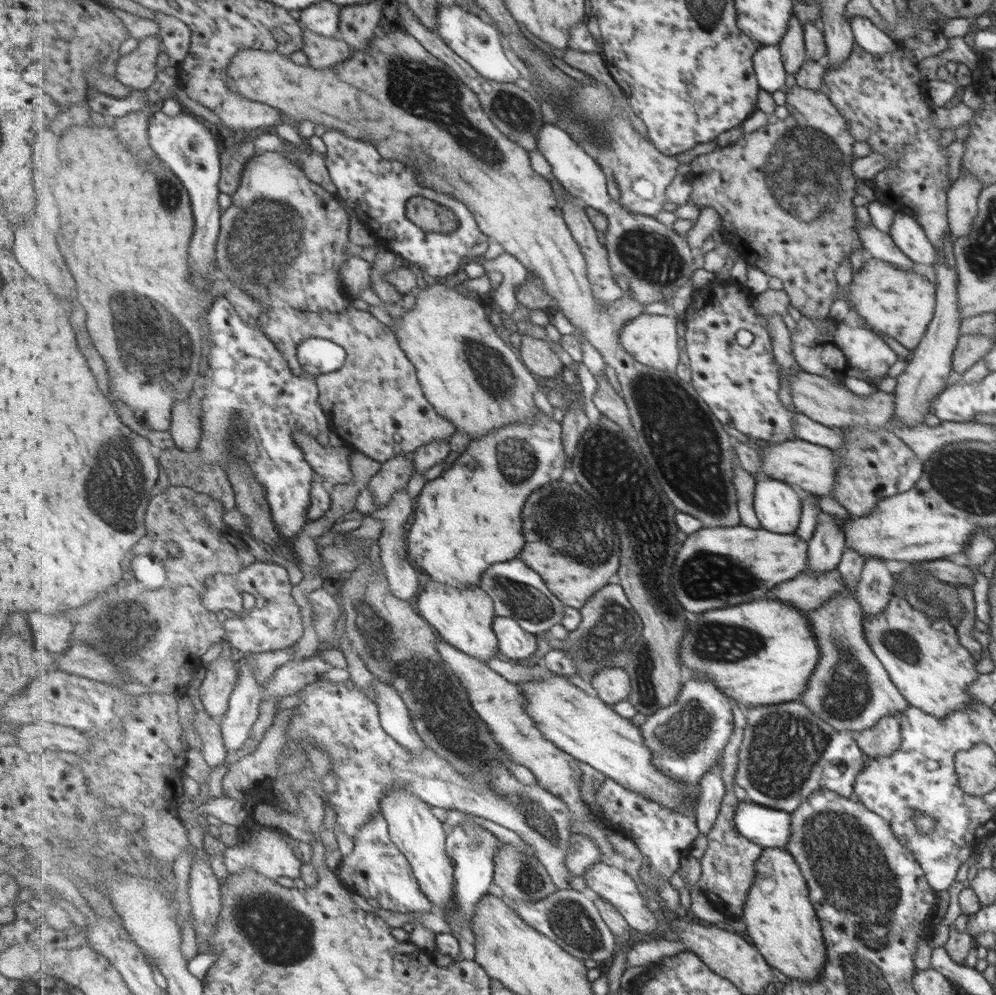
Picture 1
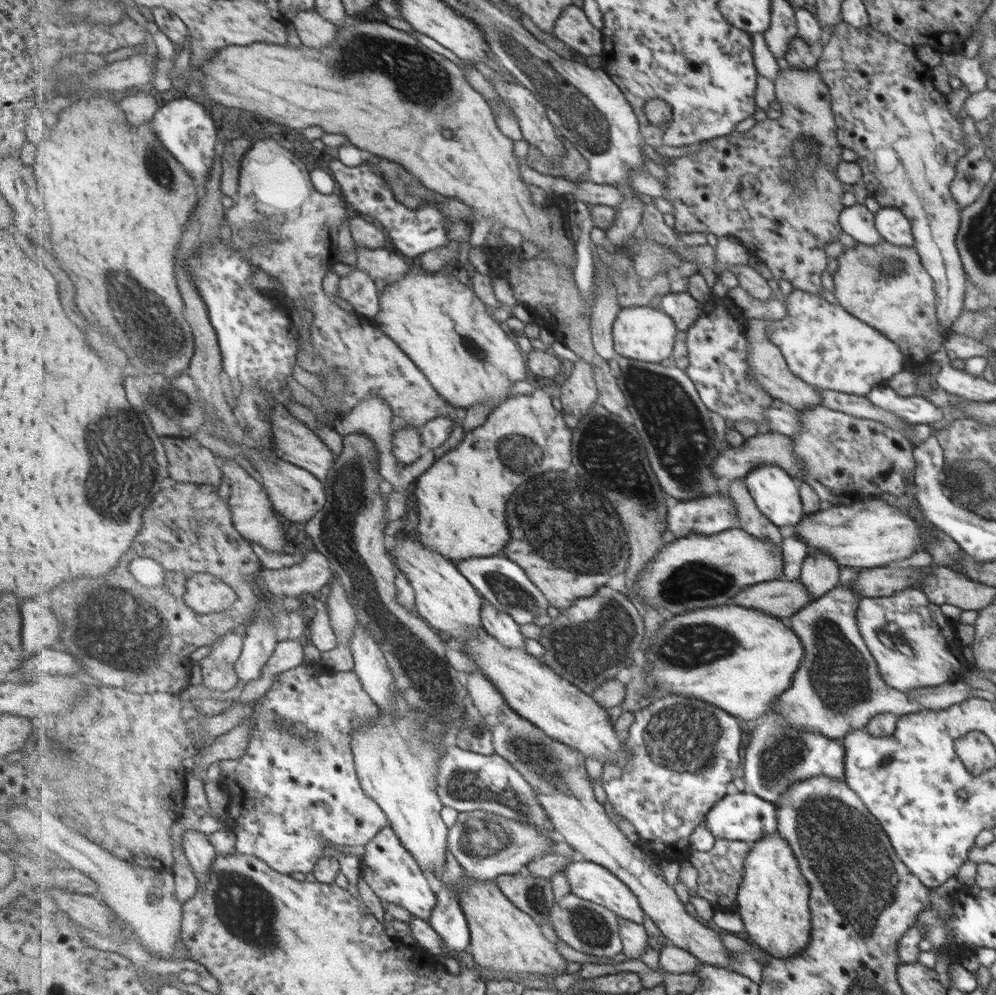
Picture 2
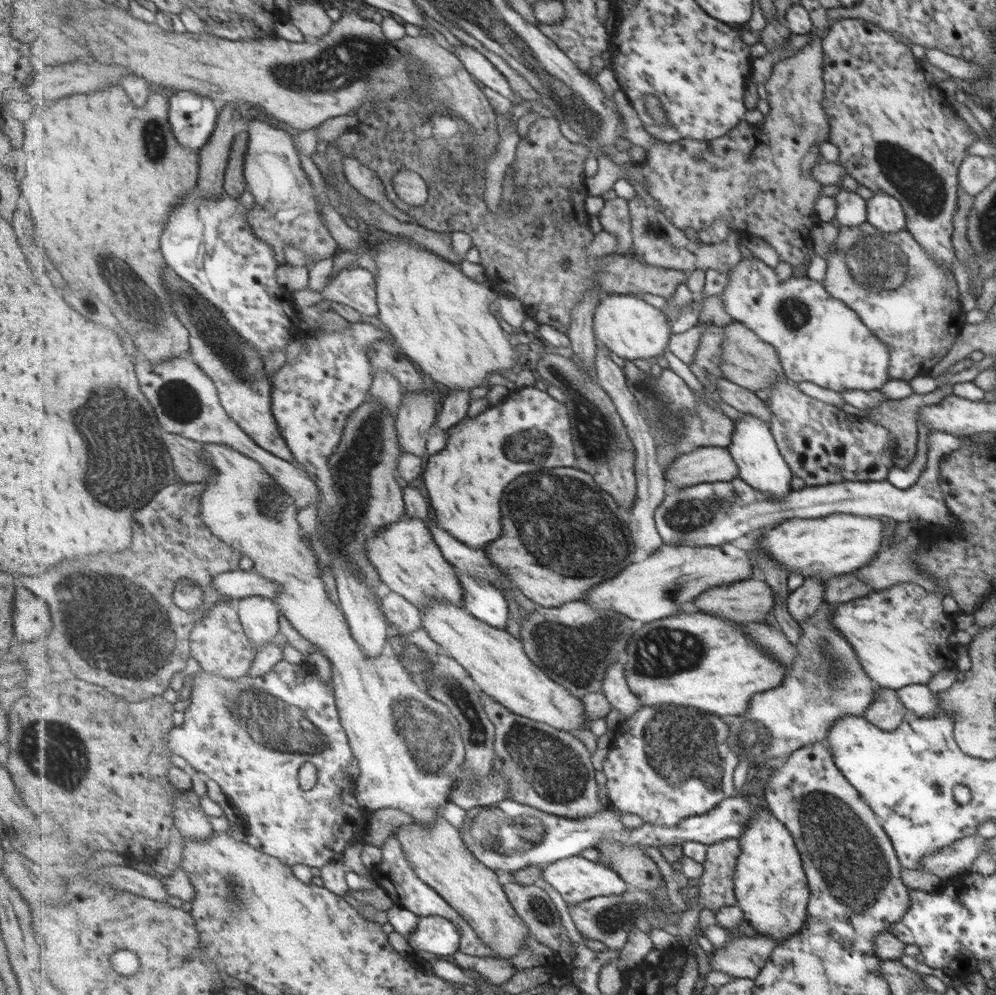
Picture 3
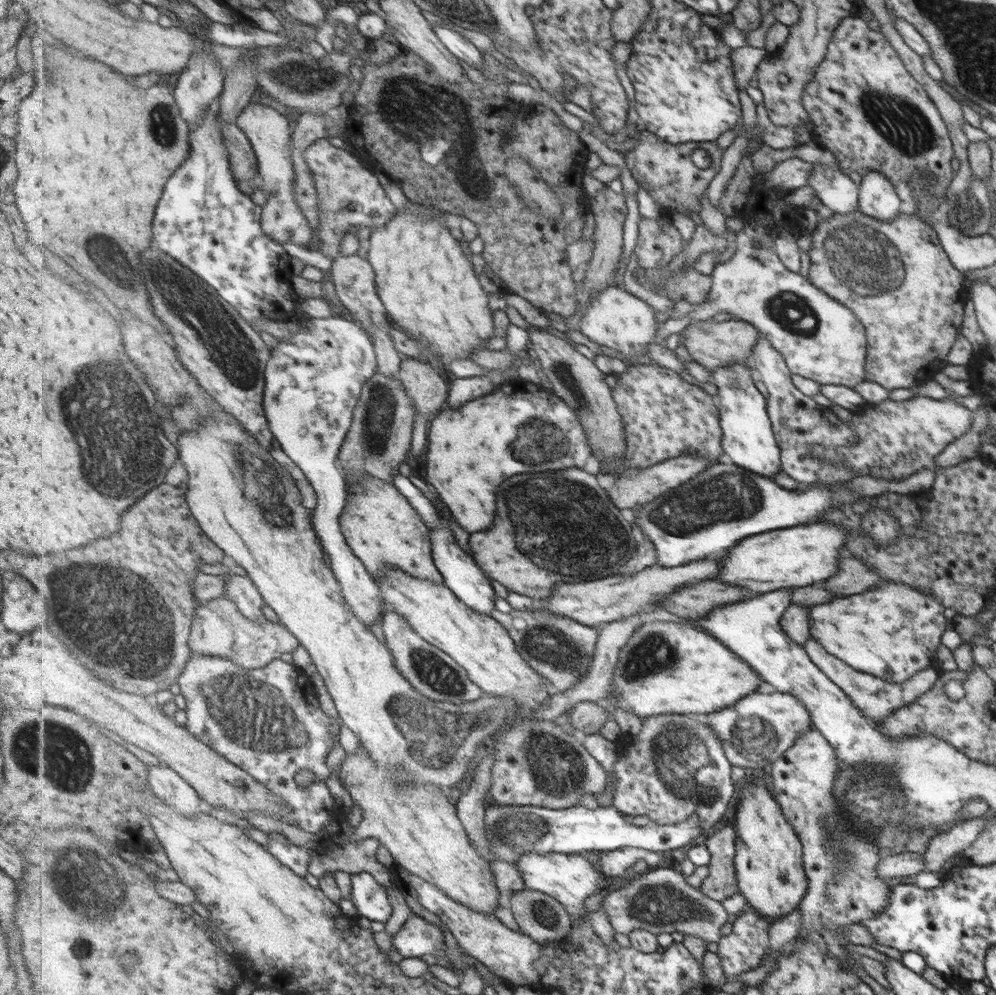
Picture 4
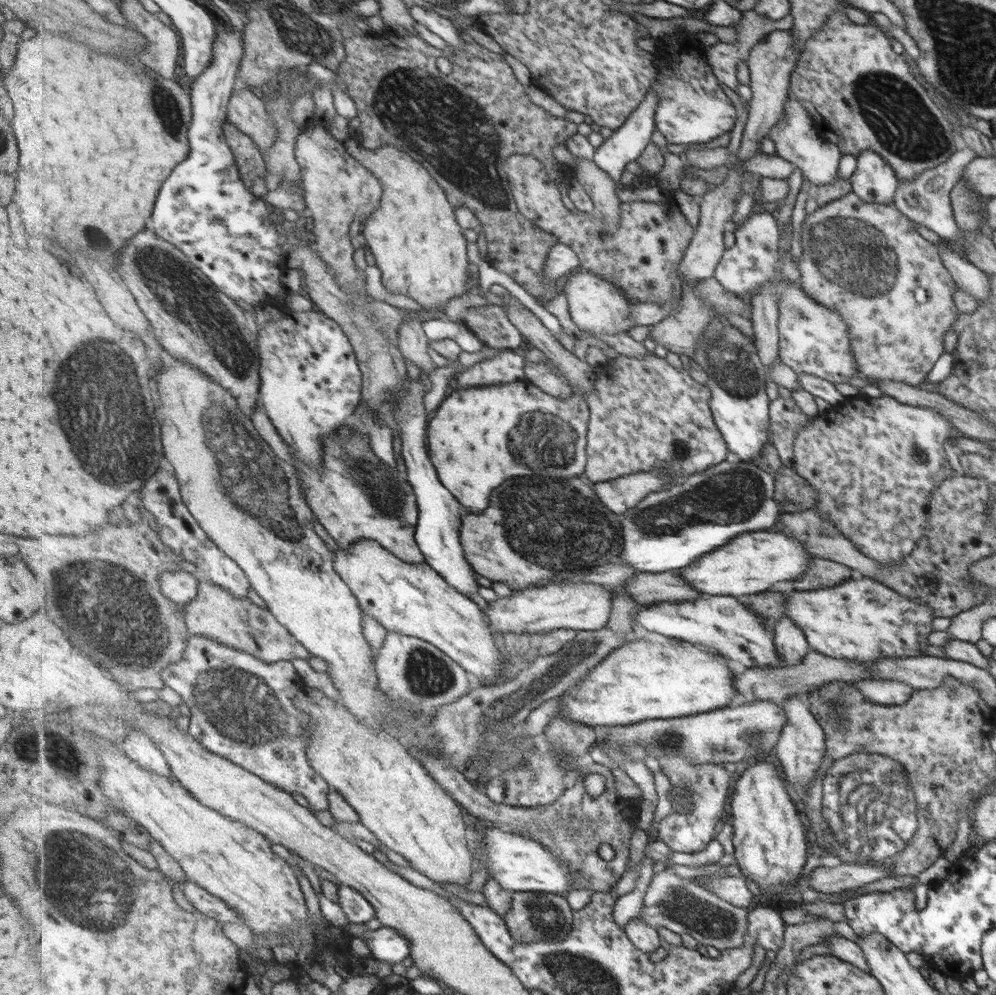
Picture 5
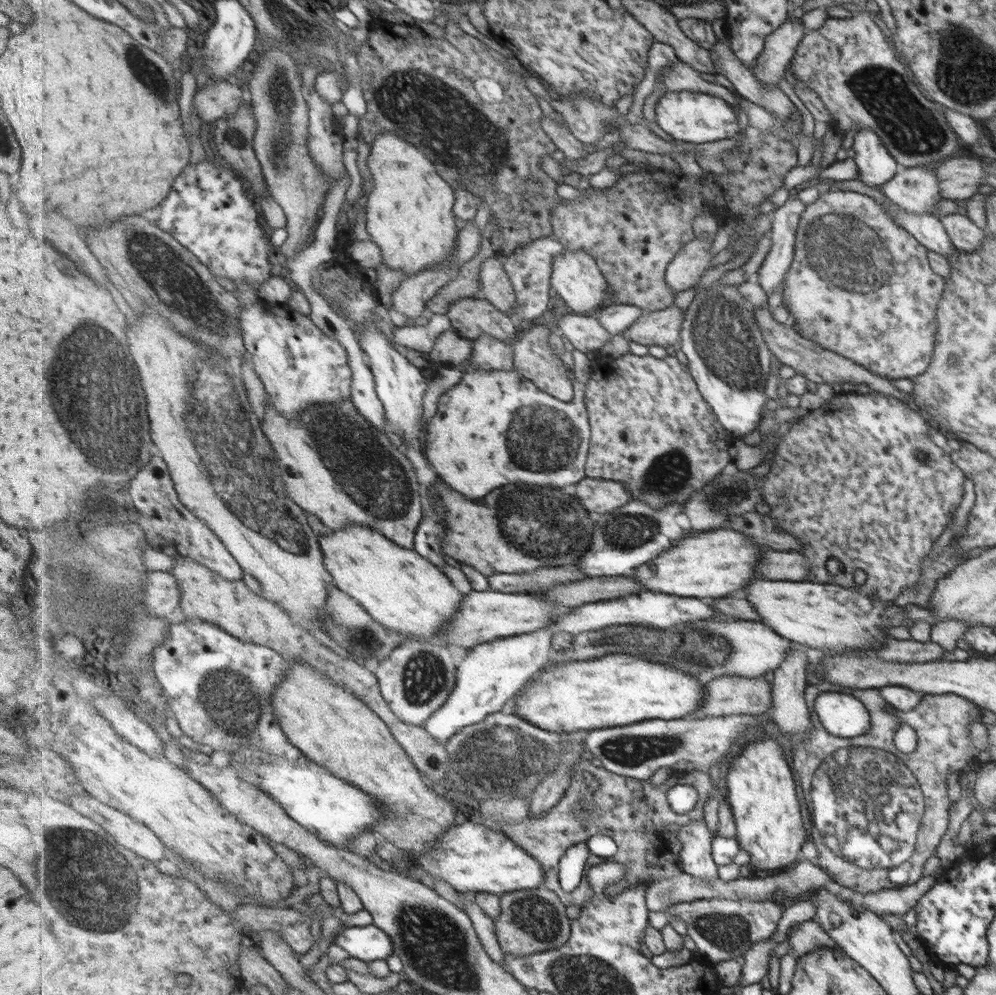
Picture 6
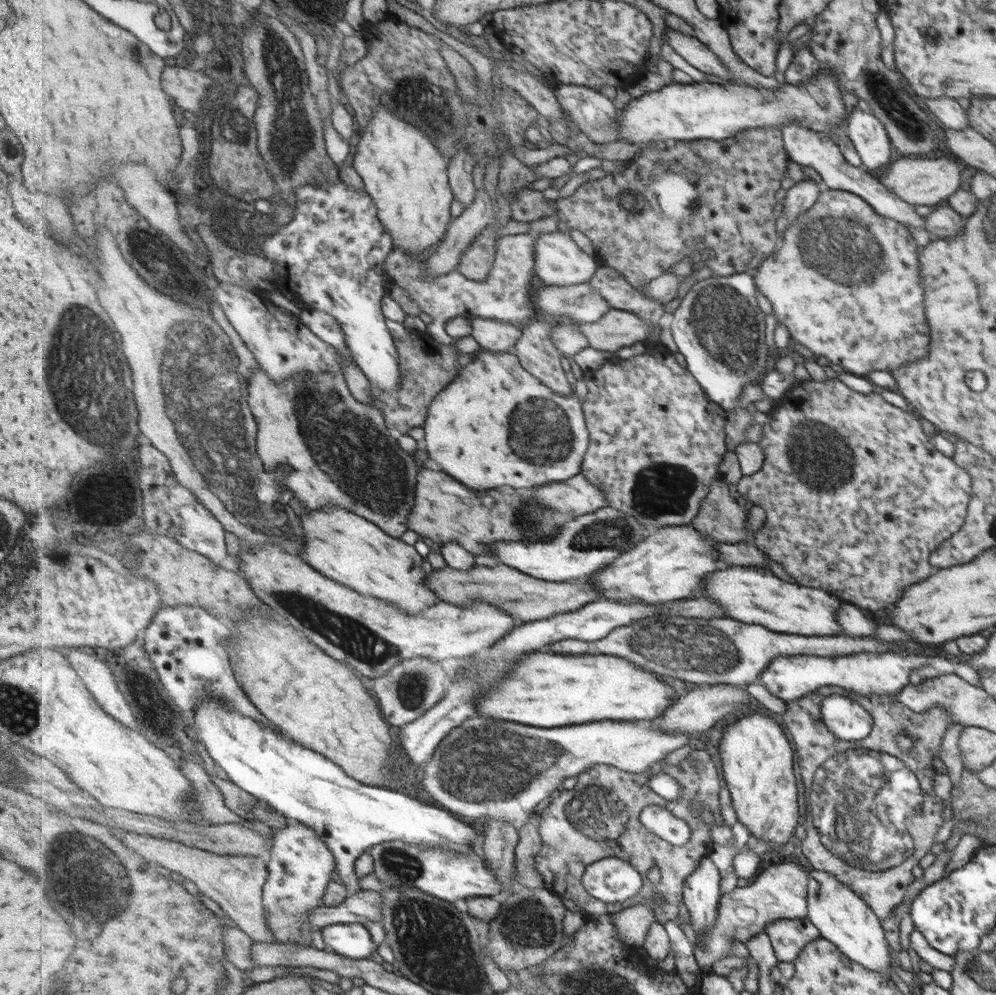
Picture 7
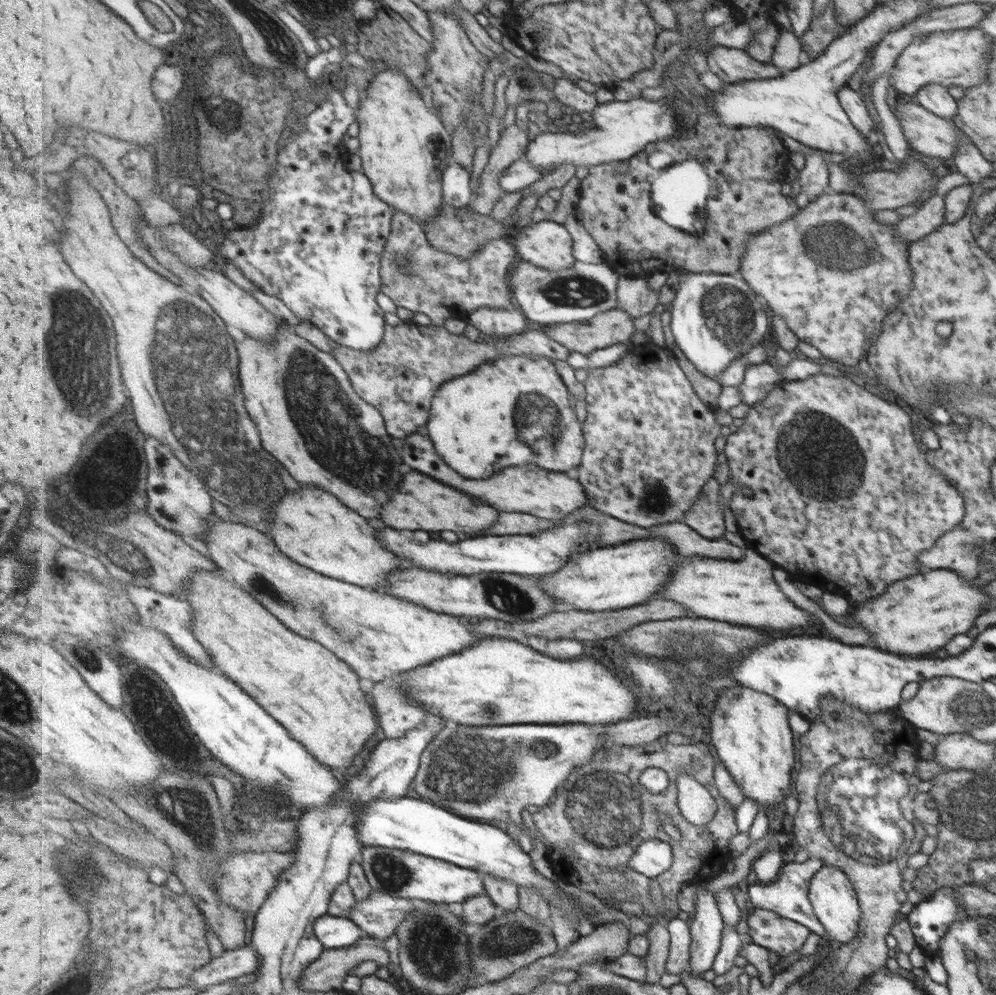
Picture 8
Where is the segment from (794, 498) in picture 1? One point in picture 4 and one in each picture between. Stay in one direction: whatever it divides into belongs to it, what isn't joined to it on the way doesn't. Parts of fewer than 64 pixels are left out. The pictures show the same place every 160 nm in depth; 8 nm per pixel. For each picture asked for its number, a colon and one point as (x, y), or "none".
2: (774, 492)
3: (753, 449)
4: (748, 439)

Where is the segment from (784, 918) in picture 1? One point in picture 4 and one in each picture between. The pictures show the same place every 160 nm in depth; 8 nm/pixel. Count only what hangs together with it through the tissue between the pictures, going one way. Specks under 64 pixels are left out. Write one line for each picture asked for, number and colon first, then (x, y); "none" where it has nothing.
2: (771, 899)
3: (768, 883)
4: (767, 852)

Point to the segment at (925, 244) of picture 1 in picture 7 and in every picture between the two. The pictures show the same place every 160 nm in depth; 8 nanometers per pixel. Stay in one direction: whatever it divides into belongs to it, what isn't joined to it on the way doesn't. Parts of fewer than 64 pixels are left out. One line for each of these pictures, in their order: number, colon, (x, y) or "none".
2: (892, 227)
3: (883, 212)
4: (877, 198)
5: (873, 180)
6: (875, 166)
7: (865, 132)

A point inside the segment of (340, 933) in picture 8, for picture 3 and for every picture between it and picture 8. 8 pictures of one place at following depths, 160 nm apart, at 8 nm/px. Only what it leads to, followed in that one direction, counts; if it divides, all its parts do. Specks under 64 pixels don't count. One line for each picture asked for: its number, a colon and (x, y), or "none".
3: (436, 934)
4: (416, 937)
5: (387, 945)
6: (367, 943)
7: (353, 941)

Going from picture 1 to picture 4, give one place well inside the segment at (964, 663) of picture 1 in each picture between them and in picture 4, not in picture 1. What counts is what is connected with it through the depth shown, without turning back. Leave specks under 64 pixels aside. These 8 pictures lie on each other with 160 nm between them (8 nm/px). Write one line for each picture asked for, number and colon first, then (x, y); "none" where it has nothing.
2: (914, 647)
3: (900, 634)
4: (890, 631)

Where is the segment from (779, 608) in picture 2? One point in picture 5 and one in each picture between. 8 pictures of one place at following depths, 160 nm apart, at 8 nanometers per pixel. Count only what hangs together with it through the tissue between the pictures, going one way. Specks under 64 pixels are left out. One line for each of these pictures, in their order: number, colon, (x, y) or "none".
3: (753, 600)
4: (693, 602)
5: (648, 589)

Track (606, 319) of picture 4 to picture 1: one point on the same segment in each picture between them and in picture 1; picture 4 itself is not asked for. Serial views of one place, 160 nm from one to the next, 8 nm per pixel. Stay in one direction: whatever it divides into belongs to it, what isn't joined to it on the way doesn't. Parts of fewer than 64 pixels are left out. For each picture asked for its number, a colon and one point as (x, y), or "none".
1: (652, 339)
2: (643, 333)
3: (633, 329)

